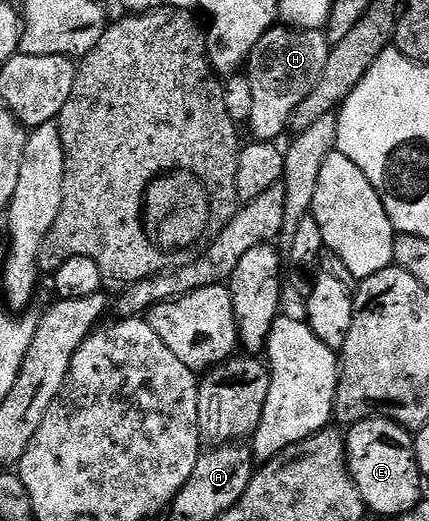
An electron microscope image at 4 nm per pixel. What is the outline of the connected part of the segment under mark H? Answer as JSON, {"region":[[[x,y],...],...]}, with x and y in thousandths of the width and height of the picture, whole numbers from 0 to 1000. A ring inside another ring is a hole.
{"region":[[[639,50],[618,61],[576,117],[585,180],[594,184],[594,203],[585,203],[585,226],[576,234],[576,246],[590,251],[590,269],[653,271],[653,261],[674,246],[674,228],[688,219],[697,196],[706,196],[706,188],[734,173],[762,127],[769,94],[772,86],[746,56]]]}

